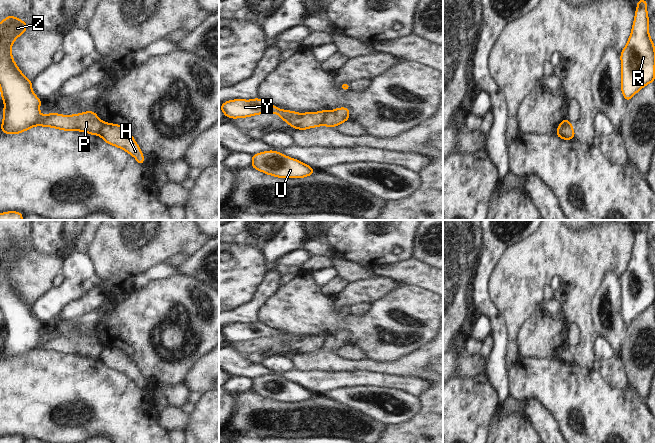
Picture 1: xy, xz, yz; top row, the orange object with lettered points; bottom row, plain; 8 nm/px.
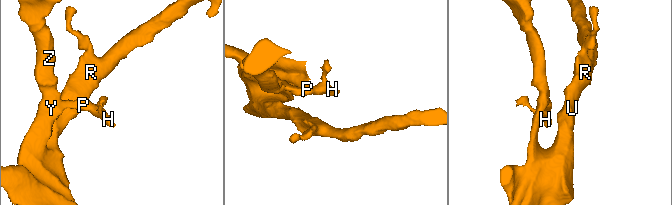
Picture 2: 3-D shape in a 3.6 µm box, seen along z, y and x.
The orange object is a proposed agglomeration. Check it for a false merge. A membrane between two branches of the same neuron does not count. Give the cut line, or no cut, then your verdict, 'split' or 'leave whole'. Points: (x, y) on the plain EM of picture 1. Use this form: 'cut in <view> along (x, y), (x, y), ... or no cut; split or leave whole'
cut in xz along (328, 335), (321, 349); split

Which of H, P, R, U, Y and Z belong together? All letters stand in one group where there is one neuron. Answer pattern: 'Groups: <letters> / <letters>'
Groups: H / P R U Y Z

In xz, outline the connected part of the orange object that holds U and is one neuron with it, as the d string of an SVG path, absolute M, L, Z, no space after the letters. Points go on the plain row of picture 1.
M272 374L253 378L250 390L278 402L304 402L316 395L299 384Z

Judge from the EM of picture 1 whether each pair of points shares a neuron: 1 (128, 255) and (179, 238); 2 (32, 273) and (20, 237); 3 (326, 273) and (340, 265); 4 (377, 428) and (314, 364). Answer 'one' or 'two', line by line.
1: one
2: one
3: two
4: two

